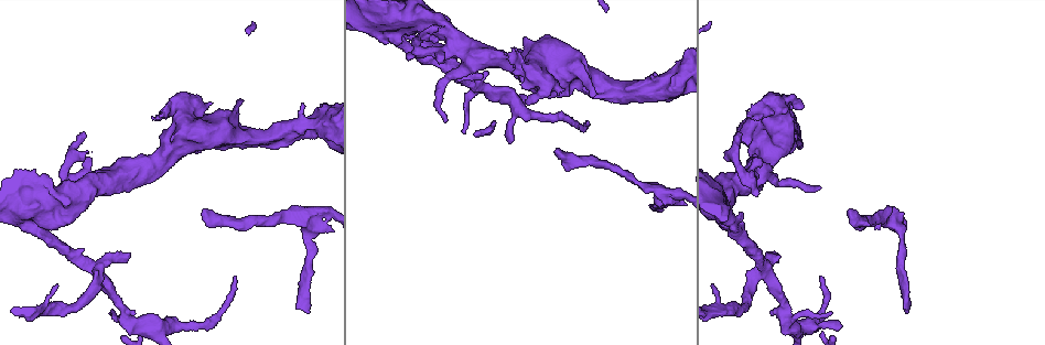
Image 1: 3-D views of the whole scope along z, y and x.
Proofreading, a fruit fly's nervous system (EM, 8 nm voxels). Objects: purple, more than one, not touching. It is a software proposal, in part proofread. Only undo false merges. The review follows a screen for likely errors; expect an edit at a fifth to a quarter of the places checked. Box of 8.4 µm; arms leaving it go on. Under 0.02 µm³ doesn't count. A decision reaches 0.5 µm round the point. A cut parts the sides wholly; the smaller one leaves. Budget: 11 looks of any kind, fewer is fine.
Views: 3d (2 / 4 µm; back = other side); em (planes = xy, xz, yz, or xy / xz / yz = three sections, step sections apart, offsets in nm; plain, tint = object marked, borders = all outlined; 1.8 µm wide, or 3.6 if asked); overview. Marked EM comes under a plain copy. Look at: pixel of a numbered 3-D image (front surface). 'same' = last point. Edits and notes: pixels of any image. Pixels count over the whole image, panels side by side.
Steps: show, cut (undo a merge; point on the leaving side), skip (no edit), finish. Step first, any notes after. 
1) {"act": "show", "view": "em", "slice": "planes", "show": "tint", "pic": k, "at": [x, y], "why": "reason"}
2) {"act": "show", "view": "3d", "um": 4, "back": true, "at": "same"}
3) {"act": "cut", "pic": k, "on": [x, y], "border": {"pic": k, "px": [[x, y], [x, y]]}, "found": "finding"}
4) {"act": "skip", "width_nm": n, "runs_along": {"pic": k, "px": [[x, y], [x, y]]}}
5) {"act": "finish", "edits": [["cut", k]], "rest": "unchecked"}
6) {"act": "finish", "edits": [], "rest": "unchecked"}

{"act": "show", "view": "3d", "um": 4, "pic": 1, "at": [884, 213], "why": "arms part here"}

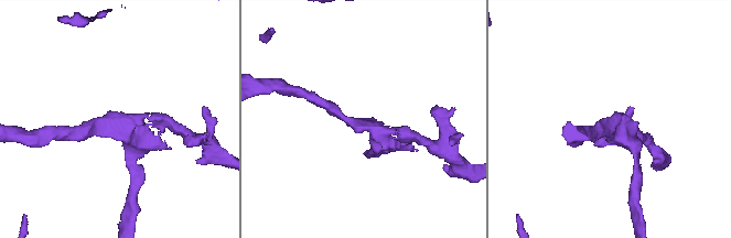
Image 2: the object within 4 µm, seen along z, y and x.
{"act": "show", "view": "em", "slice": "planes", "show": "tint", "pic": 2, "at": [114, 126]}

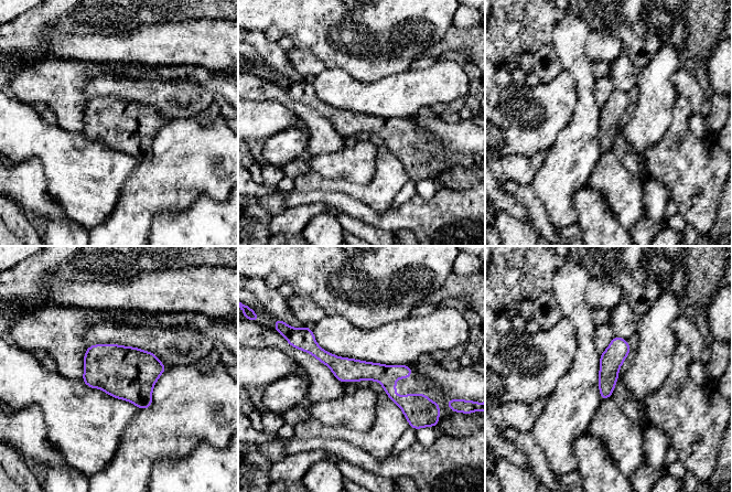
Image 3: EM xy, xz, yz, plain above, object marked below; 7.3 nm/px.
{"act": "skip", "found": "continuous, no second cell"}

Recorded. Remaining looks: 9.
{"act": "show", "view": "em", "um": 3.6, "slice": "yz", "step": 8, "show": "tint", "pic": 1, "at": [453, 48], "why": "four-way junction"}

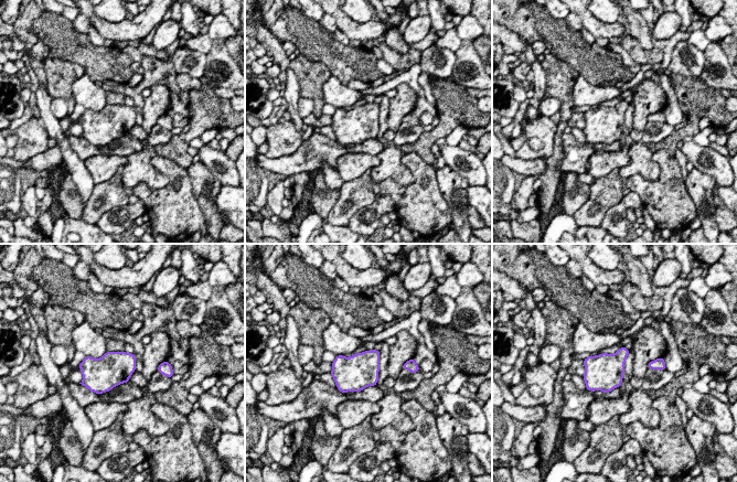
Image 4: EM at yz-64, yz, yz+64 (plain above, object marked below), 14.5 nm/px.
{"act": "show", "view": "em", "um": 3.6, "slice": "planes", "show": "tint", "at": "same", "why": "another direction"}

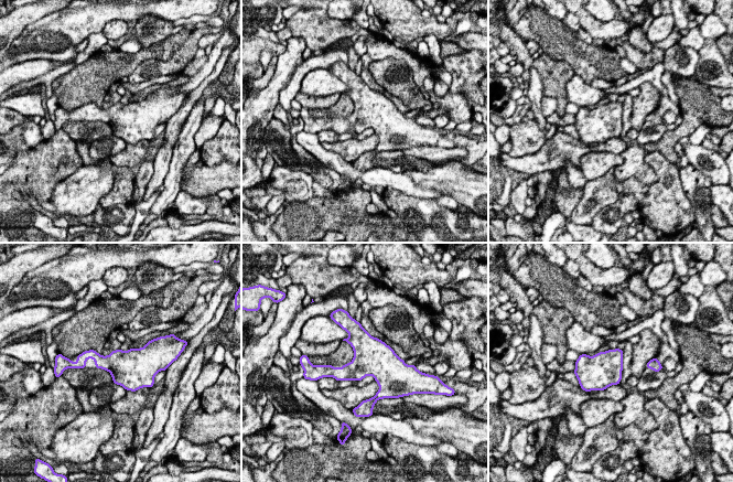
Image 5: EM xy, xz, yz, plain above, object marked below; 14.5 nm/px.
{"act": "skip", "found": "one cell here"}

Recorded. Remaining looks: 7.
{"act": "show", "view": "em", "slice": "planes", "show": "tint", "pic": 1, "at": [41, 223], "why": "calibre changes"}

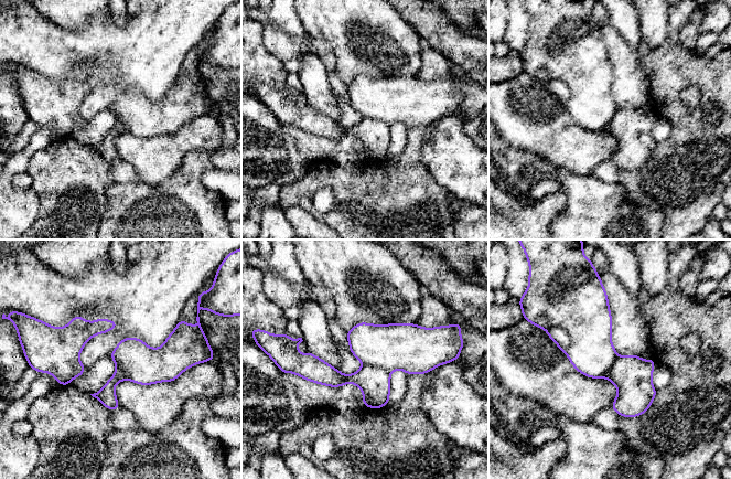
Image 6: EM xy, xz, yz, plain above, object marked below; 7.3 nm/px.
{"act": "skip", "found": "continuous, no second cell"}

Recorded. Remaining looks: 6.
{"act": "show", "view": "em", "slice": "planes", "show": "tint", "pic": 1, "at": [101, 270], "why": "a fork"}

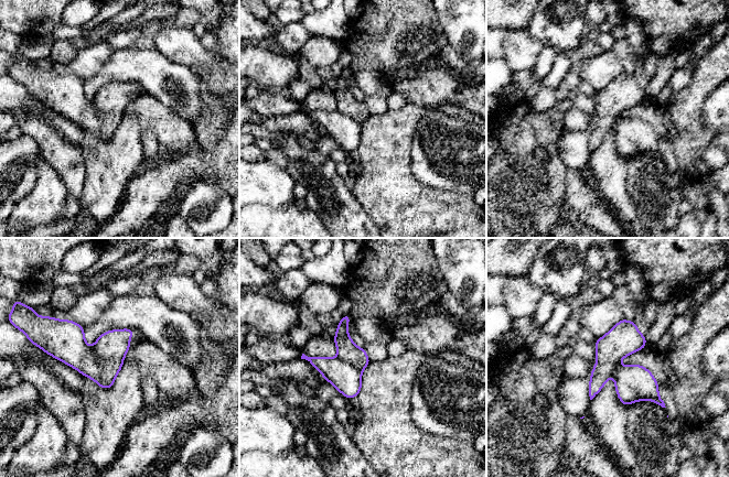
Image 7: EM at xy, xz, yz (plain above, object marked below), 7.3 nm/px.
{"act": "cut", "pic": 7, "on": [110, 347], "part_leaving": {"pic": 7, "px": [[346, 316], [343, 342], [362, 366]]}, "found": "two cells meet here"}

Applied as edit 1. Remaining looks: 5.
{"act": "finish", "edits": [["cut", 7]], "rest": "unchecked"}

